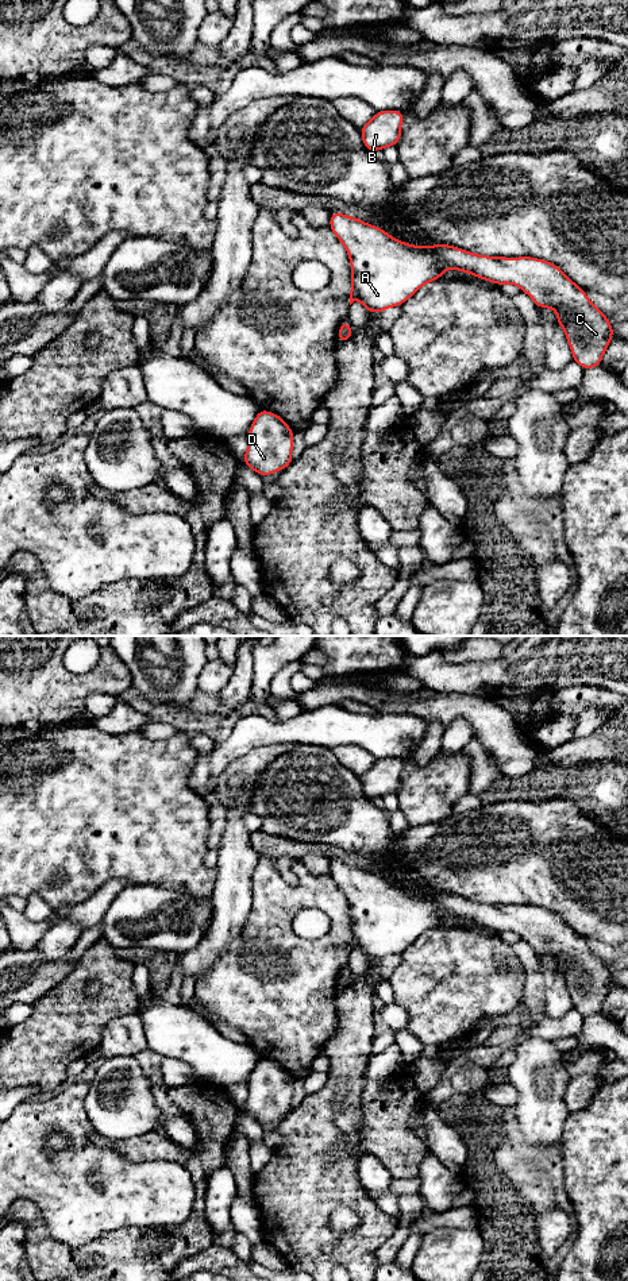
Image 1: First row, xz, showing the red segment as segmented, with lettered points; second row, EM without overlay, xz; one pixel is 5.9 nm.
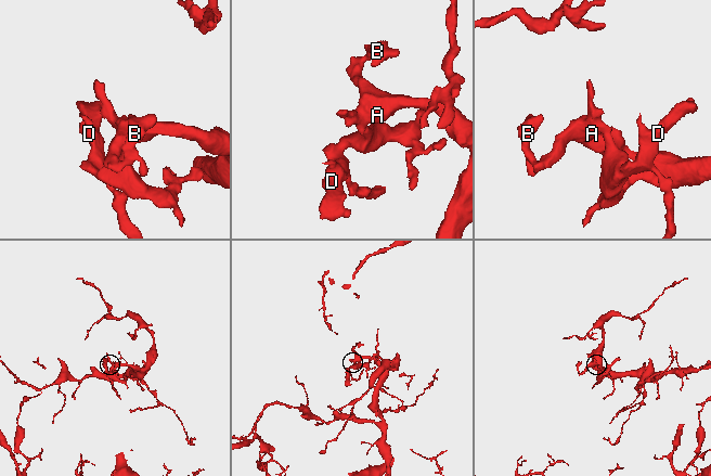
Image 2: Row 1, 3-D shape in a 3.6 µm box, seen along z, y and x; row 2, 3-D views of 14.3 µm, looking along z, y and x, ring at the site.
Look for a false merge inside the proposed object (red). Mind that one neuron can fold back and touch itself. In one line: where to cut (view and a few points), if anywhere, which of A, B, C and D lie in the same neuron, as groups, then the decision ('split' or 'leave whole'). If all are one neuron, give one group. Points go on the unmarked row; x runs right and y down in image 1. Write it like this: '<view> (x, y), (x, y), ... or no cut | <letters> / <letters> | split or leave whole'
xz (343, 971), (339, 976) | A B C / D | split

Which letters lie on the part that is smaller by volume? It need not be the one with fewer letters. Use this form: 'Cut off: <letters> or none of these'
Cut off: D

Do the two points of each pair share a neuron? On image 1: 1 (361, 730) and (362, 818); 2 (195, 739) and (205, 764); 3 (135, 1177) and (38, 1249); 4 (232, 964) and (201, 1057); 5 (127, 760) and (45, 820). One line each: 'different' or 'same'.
1: different
2: different
3: different
4: different
5: same

